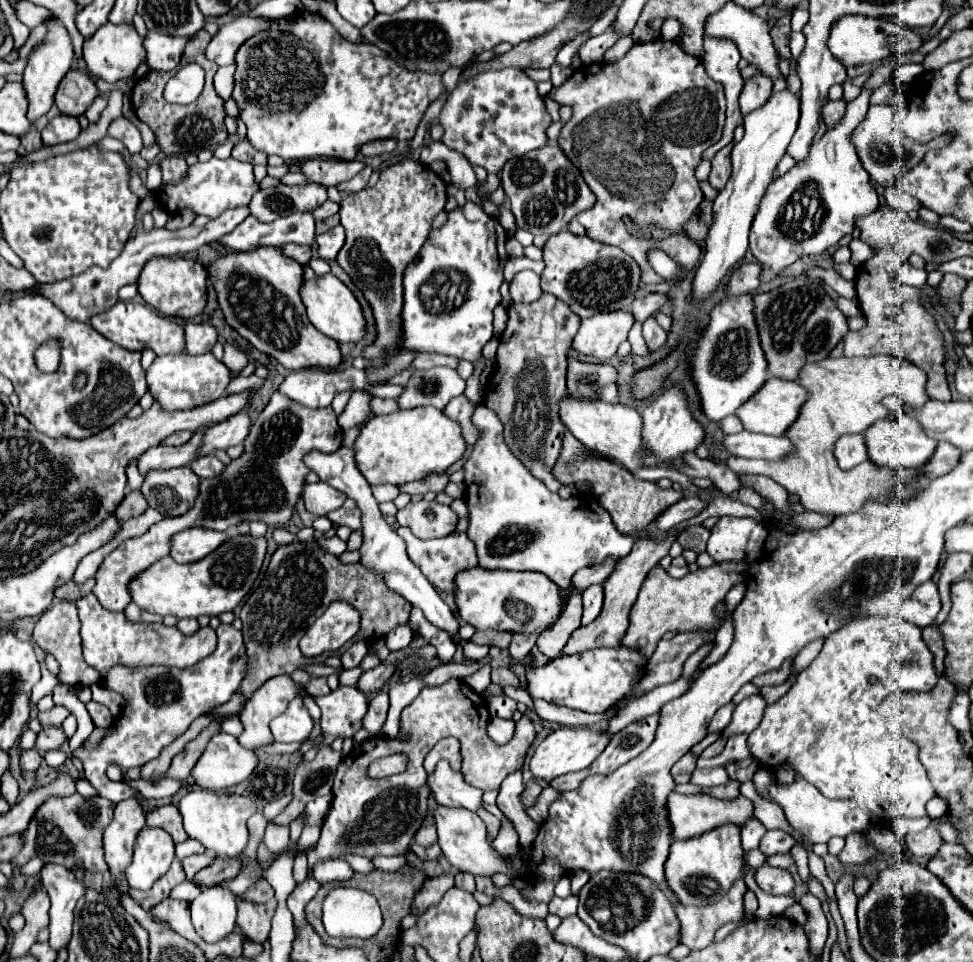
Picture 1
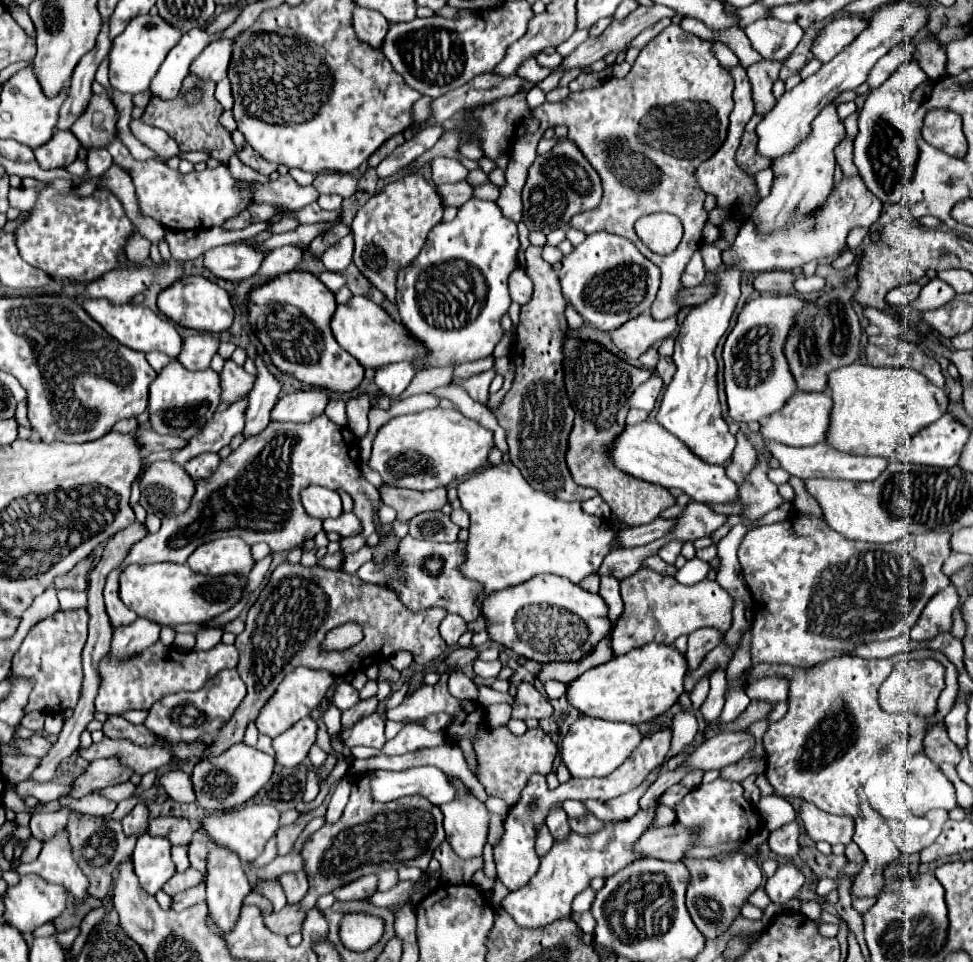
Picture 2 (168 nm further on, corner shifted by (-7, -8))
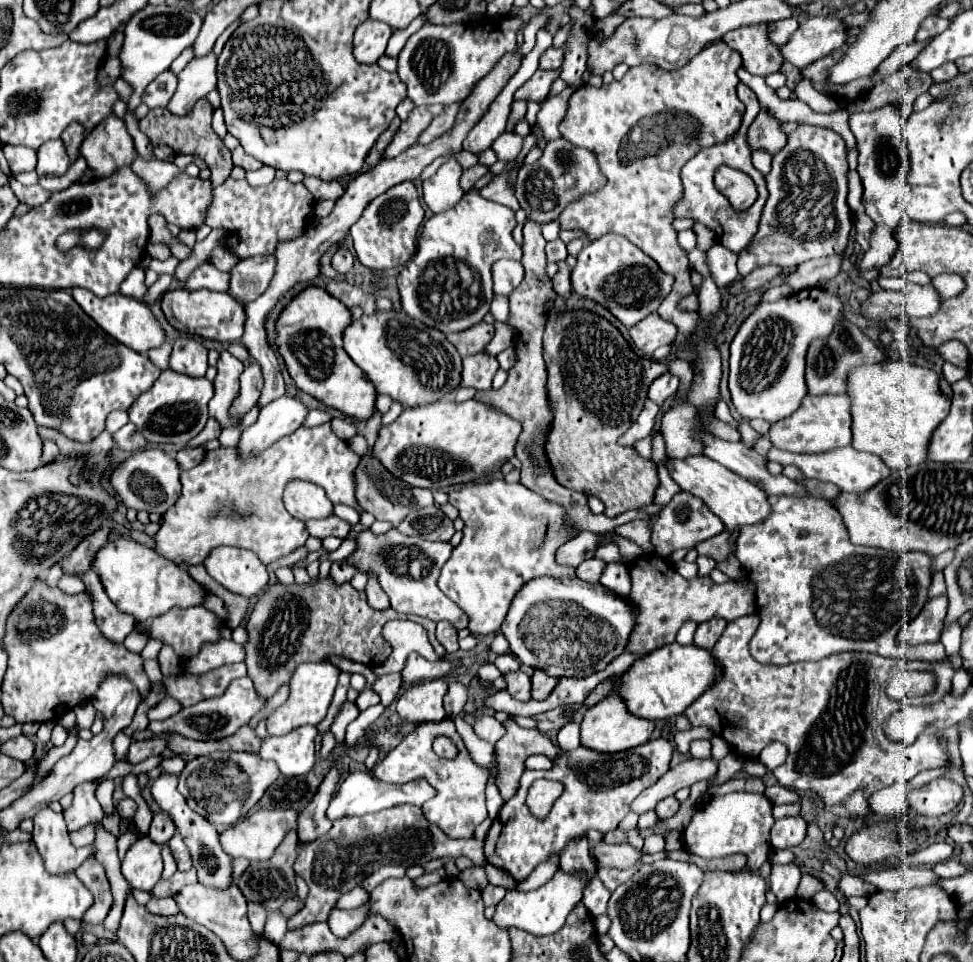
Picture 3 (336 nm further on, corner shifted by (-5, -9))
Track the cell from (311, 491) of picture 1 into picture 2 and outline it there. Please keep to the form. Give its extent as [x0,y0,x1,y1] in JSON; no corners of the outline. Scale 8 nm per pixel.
[301,486,343,518]

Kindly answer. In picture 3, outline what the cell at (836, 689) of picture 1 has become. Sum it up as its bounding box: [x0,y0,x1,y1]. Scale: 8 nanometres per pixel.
[685,613,953,821]

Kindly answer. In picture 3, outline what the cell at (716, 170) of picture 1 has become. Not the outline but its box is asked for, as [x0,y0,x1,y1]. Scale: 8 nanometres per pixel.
[747,109,787,155]

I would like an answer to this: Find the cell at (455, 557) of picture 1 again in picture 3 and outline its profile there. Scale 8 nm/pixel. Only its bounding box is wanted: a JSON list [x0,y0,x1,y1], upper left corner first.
[345,529,467,629]

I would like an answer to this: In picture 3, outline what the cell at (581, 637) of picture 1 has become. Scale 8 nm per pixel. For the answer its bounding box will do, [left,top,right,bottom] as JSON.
[531,671,557,701]

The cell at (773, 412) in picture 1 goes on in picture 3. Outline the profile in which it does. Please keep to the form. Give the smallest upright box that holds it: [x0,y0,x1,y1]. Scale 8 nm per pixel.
[769,395,851,453]

